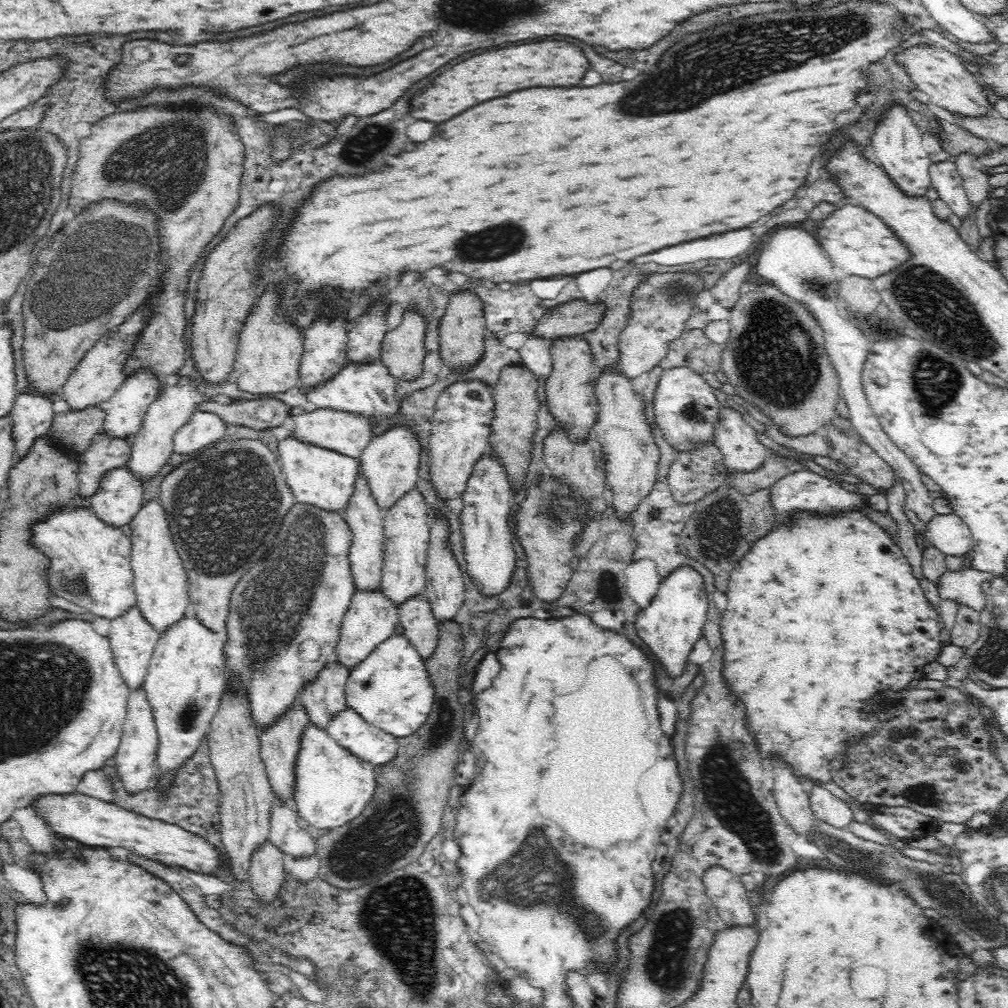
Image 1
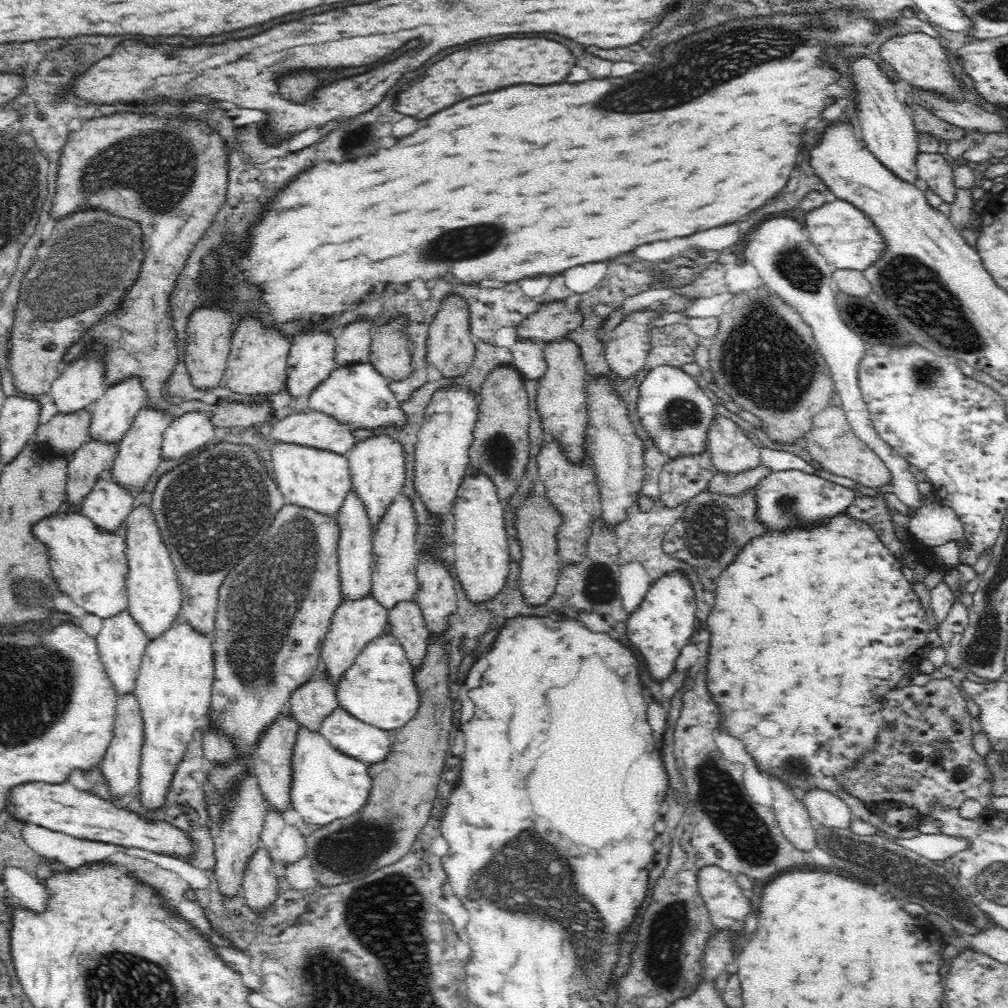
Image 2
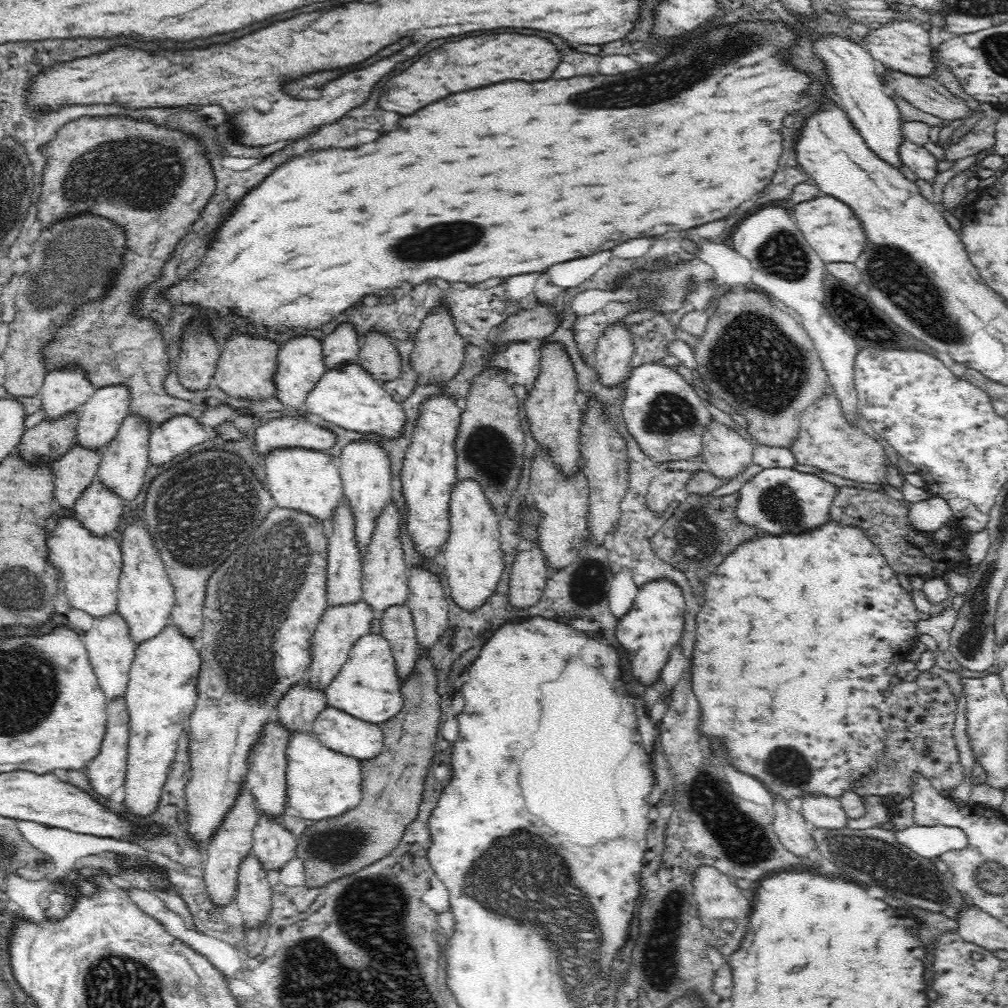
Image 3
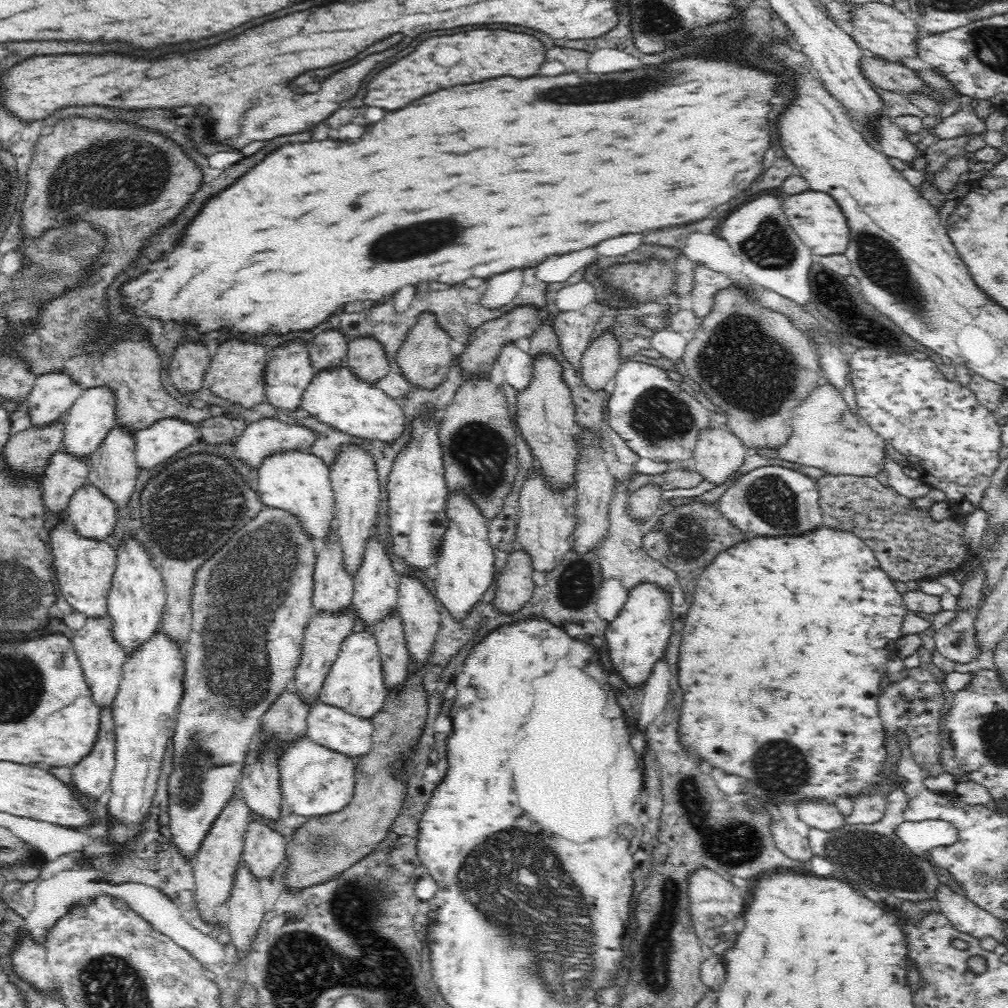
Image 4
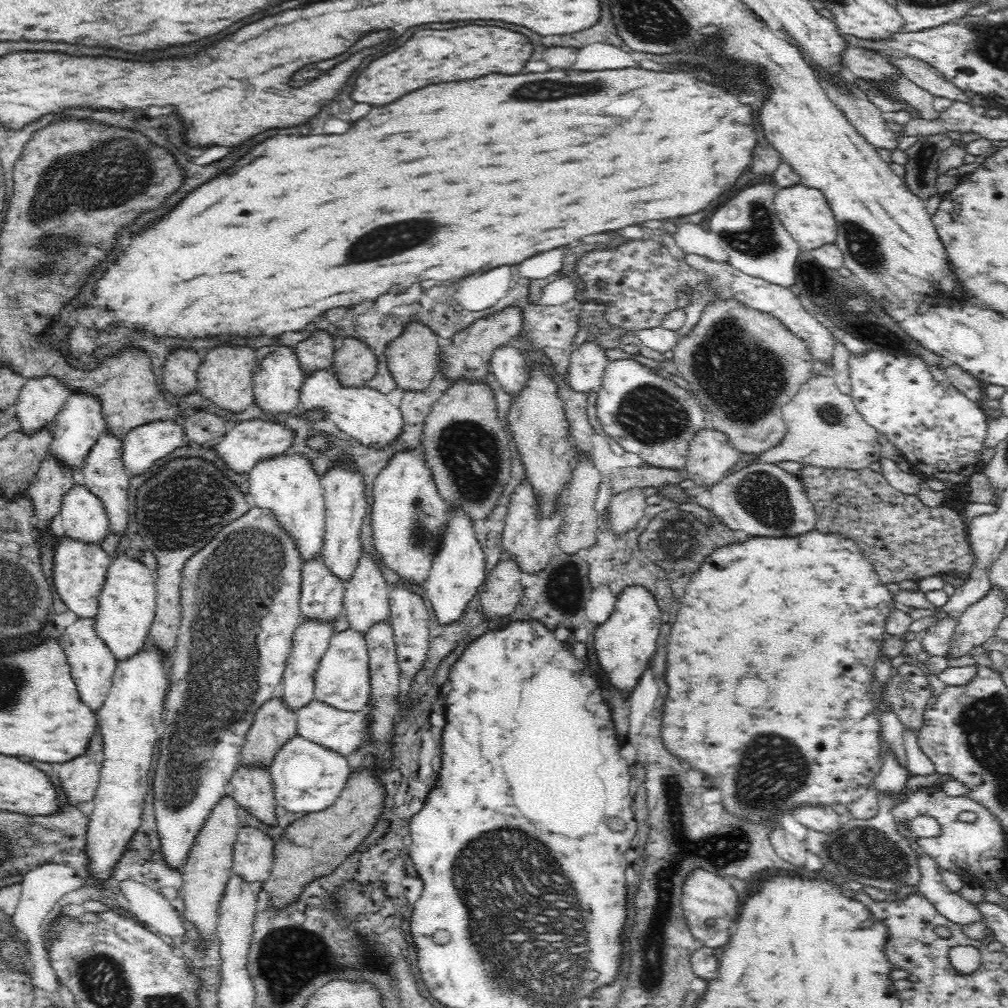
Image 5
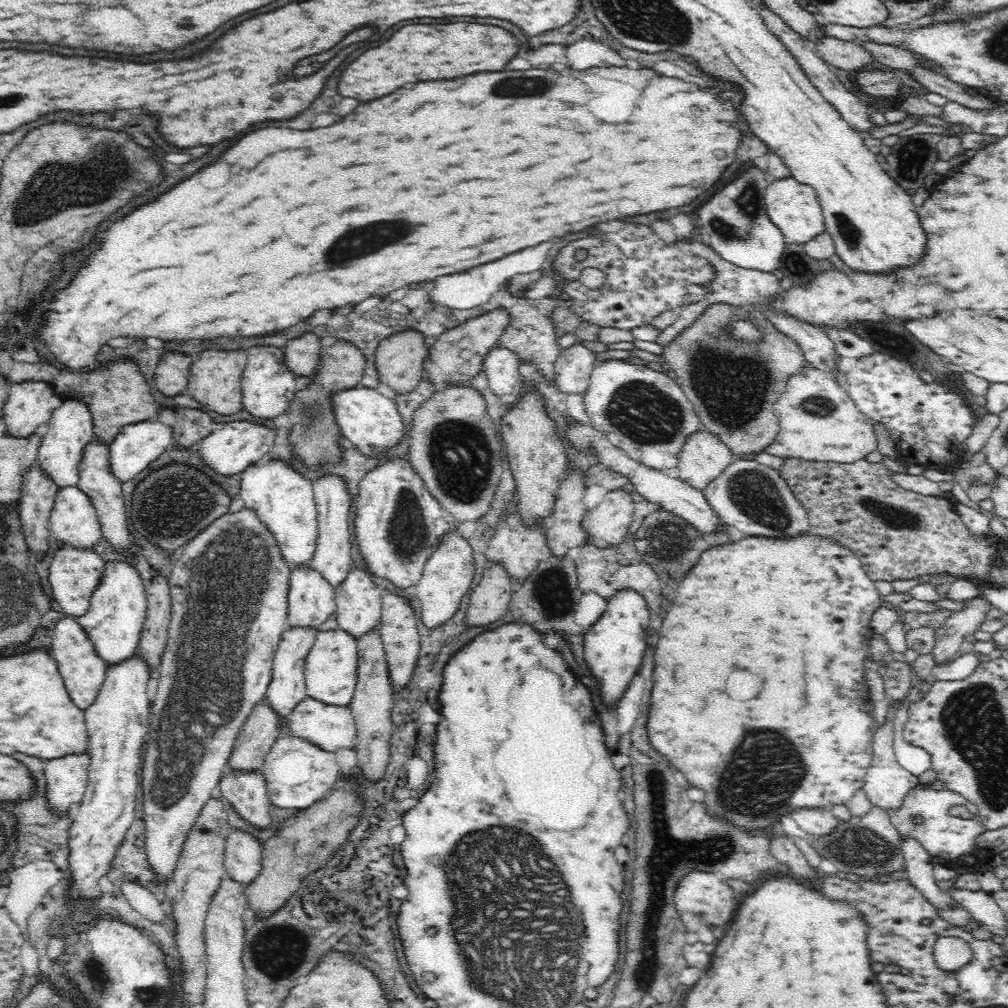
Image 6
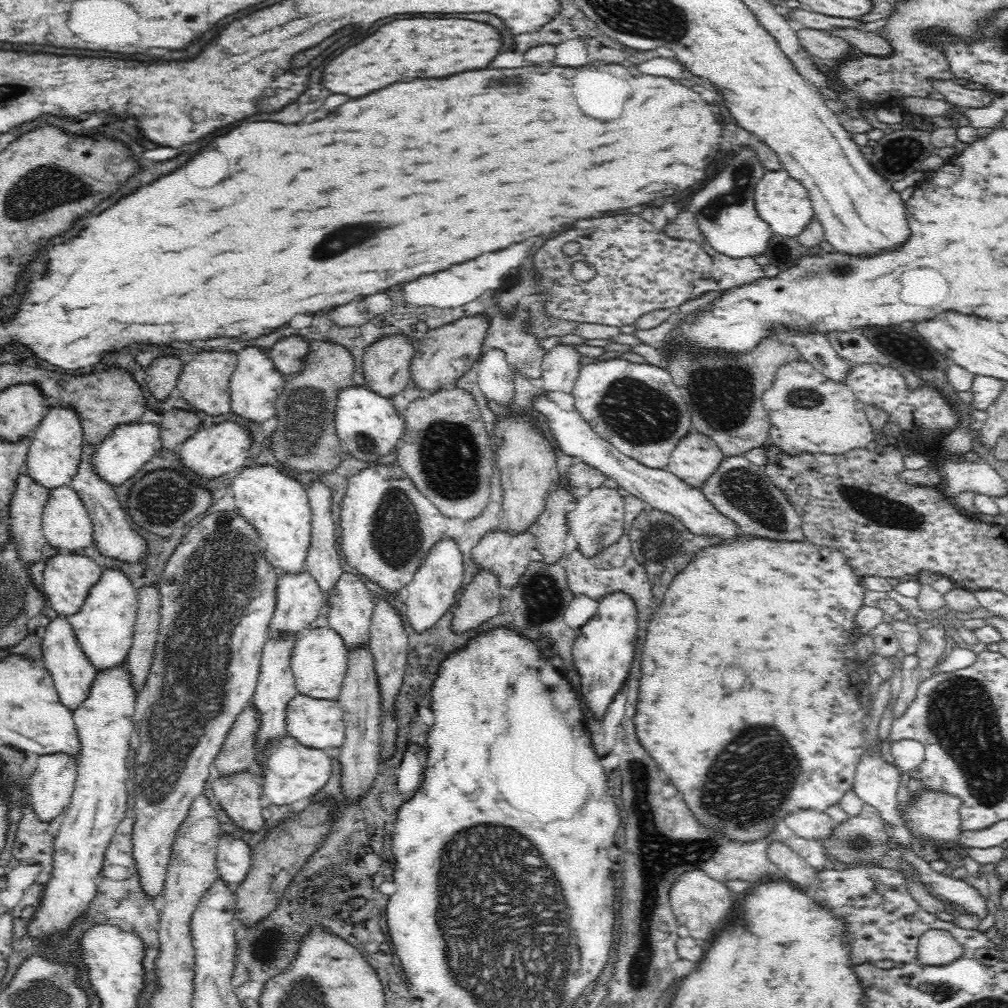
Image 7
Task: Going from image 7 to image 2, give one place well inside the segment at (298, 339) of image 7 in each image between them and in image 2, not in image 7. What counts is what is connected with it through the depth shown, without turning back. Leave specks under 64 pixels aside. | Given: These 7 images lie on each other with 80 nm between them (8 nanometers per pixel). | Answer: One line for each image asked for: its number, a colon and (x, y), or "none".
2: (351, 345)
3: (338, 348)
4: (327, 349)
5: (313, 353)
6: (300, 355)

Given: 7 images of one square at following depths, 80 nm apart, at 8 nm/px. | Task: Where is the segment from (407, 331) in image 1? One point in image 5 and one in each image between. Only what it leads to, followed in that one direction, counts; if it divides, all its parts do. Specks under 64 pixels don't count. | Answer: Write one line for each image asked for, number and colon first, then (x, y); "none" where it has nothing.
2: (388, 354)
3: (376, 355)
4: (364, 358)
5: (352, 363)

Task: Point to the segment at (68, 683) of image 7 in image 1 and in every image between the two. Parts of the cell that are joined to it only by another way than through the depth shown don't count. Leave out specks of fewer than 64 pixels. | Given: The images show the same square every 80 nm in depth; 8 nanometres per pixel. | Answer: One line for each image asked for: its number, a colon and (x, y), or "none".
1: (130, 640)
2: (119, 645)
3: (109, 652)
4: (100, 659)
5: (90, 664)
6: (81, 671)

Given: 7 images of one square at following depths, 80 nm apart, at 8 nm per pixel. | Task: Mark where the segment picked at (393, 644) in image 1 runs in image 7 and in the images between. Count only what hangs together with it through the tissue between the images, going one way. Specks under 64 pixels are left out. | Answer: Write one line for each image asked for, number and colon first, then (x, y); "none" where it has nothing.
2: (377, 688)
3: (365, 686)
4: (353, 682)
5: (340, 679)
6: (329, 664)
7: (317, 659)

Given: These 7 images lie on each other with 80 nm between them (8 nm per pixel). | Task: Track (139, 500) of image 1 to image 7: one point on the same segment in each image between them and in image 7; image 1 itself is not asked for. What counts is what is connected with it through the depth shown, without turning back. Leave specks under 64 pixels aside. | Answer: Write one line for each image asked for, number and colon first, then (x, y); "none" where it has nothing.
2: (107, 506)
3: (99, 511)
4: (91, 515)
5: (81, 517)
6: (72, 522)
7: (65, 525)

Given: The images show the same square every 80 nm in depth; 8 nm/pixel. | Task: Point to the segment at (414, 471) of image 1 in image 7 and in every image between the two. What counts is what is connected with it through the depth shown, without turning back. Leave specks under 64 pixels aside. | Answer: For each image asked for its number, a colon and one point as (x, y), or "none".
2: (375, 465)
3: (363, 468)
4: (357, 492)
5: (345, 507)
6: (332, 558)
7: (322, 563)

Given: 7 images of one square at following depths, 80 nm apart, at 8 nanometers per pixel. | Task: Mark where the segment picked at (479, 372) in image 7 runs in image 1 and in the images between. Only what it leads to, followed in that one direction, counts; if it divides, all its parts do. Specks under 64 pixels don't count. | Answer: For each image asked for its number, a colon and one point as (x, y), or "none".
1: (534, 355)
2: (527, 357)
3: (520, 360)
4: (513, 365)
5: (506, 364)
6: (499, 365)

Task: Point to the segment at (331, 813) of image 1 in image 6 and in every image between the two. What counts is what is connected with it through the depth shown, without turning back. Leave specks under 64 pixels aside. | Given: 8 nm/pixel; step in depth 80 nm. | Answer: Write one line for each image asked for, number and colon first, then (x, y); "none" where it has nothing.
2: (326, 785)
3: (321, 783)
4: (314, 780)
5: (306, 777)
6: (297, 774)

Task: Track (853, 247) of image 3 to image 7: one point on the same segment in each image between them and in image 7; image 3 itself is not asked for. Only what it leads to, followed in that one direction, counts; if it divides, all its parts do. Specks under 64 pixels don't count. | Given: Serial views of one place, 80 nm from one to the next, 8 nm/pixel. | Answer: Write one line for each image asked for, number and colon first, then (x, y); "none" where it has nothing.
4: (813, 215)
5: (802, 211)
6: (792, 207)
7: (779, 200)

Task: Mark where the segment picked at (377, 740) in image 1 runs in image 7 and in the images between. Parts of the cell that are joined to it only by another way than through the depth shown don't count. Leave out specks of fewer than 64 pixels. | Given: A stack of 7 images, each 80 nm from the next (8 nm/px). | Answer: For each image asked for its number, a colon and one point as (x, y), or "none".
2: (348, 735)
3: (339, 731)
4: (329, 726)
5: (343, 731)
6: (329, 727)
7: (315, 722)

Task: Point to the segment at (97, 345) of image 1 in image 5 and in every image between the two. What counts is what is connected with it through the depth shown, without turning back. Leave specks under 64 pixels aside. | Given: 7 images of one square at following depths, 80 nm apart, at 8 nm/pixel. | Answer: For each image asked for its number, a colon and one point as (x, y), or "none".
2: (77, 384)
3: (62, 391)
4: (51, 394)
5: (38, 400)

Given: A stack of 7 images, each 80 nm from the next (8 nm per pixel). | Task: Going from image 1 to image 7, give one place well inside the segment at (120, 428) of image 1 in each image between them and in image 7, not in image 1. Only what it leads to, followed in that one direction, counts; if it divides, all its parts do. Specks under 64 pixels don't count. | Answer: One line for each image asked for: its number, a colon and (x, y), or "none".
2: (110, 415)
3: (97, 419)
4: (90, 417)
5: (74, 430)
6: (62, 440)
7: (53, 455)

